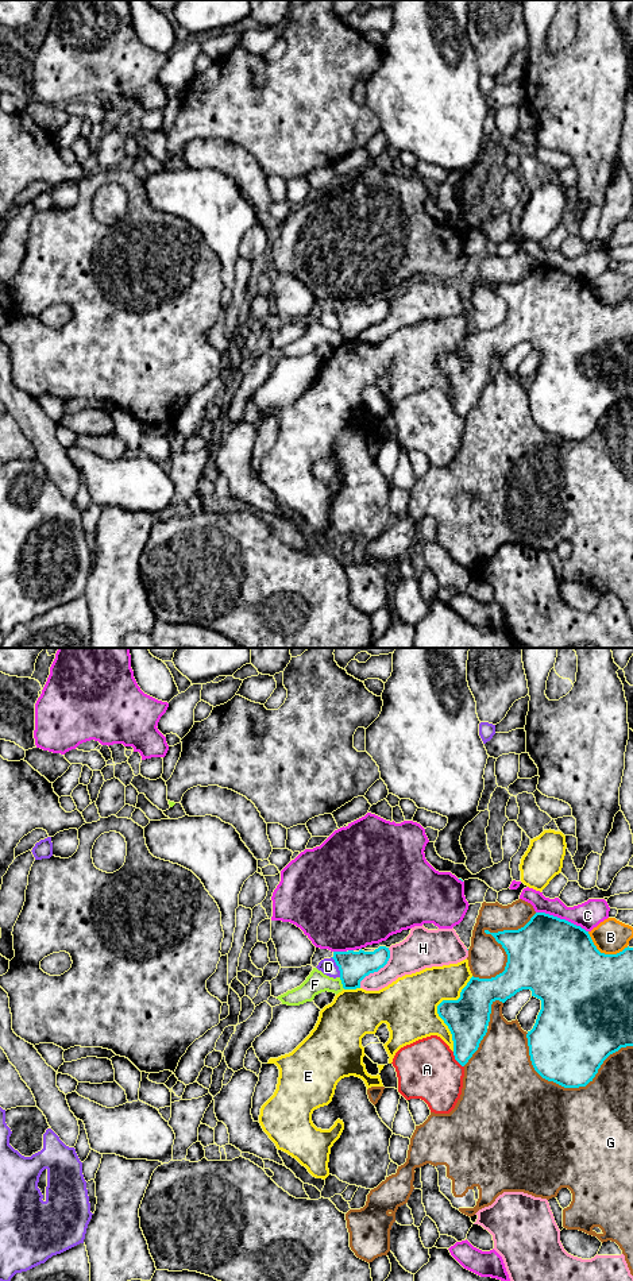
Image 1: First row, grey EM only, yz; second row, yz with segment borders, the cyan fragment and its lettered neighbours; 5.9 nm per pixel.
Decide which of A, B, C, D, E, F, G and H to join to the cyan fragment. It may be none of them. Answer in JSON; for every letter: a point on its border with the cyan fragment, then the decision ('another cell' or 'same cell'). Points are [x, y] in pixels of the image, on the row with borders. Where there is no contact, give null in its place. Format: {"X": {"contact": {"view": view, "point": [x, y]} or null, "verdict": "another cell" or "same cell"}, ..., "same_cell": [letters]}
{"A": {"contact": {"view": "yz", "point": [456, 1060]}, "verdict": "another cell"}, "B": {"contact": {"view": "yz", "point": [603, 953]}, "verdict": "another cell"}, "C": {"contact": {"view": "yz", "point": [562, 919]}, "verdict": "another cell"}, "D": {"contact": {"view": "yz", "point": [338, 965]}, "verdict": "another cell"}, "E": {"contact": {"view": "yz", "point": [437, 1007]}, "verdict": "another cell"}, "F": {"contact": {"view": "yz", "point": [342, 983]}, "verdict": "another cell"}, "G": {"contact": {"view": "yz", "point": [568, 1087]}, "verdict": "another cell"}, "H": {"contact": {"view": "yz", "point": [378, 969]}, "verdict": "another cell"}, "same_cell": []}

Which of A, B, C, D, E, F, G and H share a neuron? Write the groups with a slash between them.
A / B / C / D / E / F / G / H

